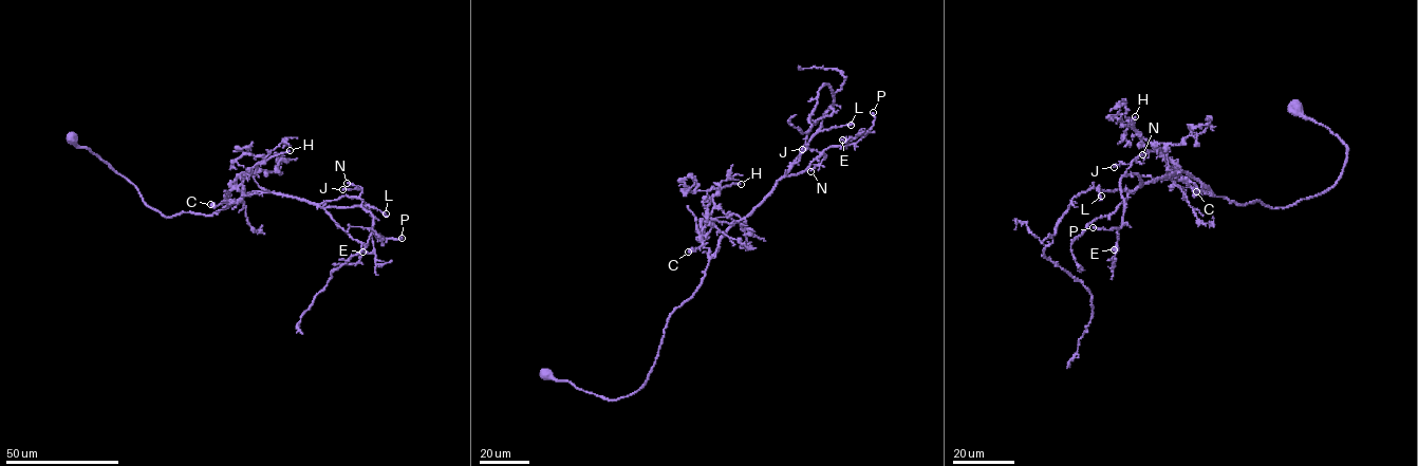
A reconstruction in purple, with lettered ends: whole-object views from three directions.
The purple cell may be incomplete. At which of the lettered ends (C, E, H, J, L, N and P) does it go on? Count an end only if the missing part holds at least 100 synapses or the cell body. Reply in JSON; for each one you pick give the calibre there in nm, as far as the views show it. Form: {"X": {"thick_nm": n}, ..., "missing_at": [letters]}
{"H": {"thick_nm": 260}, "missing_at": ["H"]}

